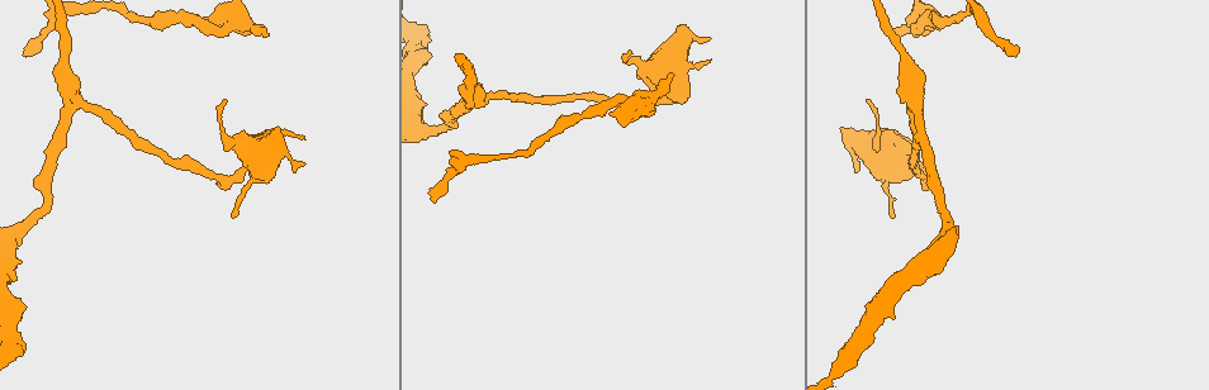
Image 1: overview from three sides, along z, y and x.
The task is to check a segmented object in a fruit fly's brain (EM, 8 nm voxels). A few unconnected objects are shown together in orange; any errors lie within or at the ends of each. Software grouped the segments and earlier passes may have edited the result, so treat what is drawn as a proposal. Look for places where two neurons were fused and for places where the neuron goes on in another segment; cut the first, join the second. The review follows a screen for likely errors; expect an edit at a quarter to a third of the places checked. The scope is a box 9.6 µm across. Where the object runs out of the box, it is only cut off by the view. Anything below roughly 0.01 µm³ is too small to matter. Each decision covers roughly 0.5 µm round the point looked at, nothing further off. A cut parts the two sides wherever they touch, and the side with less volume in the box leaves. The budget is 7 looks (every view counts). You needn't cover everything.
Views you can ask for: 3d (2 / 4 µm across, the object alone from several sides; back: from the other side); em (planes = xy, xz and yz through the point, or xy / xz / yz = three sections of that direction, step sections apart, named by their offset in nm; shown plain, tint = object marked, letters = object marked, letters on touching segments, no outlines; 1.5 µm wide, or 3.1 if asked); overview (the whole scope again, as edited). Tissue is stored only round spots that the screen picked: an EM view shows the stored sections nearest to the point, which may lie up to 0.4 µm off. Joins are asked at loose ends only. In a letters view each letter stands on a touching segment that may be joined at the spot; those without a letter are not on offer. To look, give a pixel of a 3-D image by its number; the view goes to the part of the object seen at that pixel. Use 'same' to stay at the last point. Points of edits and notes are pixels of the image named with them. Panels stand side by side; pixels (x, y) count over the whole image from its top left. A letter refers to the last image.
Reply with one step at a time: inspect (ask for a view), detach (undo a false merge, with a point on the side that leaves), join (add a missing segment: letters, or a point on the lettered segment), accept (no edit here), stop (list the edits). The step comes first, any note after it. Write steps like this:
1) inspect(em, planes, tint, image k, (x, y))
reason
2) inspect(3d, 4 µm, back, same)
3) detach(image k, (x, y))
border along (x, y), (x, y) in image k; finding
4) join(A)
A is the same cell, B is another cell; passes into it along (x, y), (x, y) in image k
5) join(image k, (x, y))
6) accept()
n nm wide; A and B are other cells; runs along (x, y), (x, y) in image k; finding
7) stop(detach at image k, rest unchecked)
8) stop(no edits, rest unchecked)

inspect(3d, 2 µm, image 1, (1016, 56))
an open end

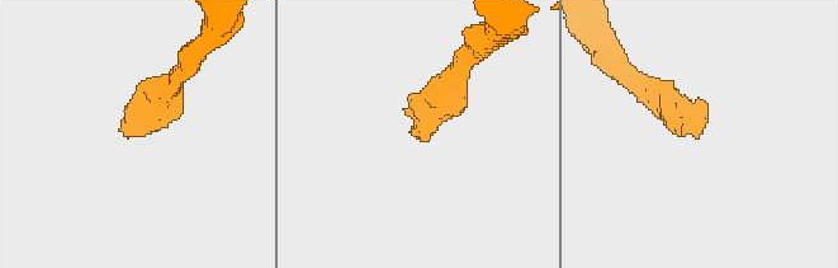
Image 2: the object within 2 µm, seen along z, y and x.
inspect(em, planes, tint, image 2, (417, 137))
need the tissue

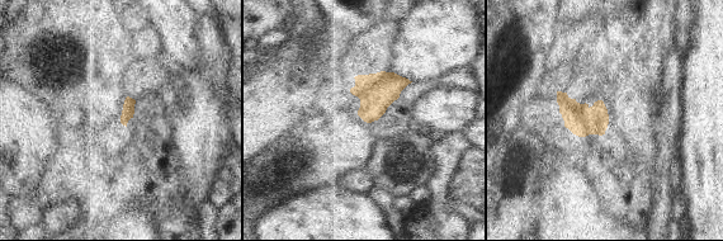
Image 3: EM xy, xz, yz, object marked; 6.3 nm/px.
inspect(em, planes, letters, same)

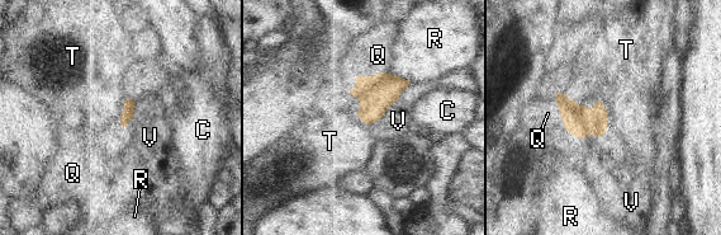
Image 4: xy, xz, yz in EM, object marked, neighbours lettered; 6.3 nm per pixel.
accept()
V touches over 260 nm; C, Q, R, T and V are other cells; border along (597, 100), (607, 116), (603, 136) in image 4; none of them fits

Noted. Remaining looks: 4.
inspect(em, yz, step 8, letters, image 1, (231, 217))
thin end

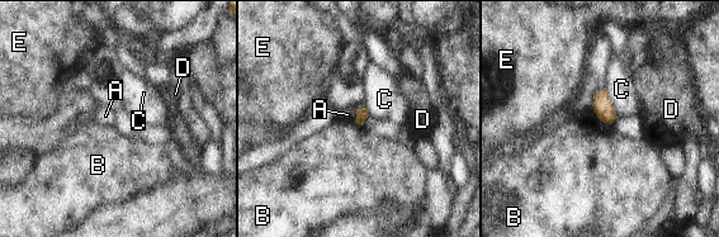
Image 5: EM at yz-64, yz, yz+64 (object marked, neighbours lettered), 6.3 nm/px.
inspect(em, xz, step 8, letters, same)

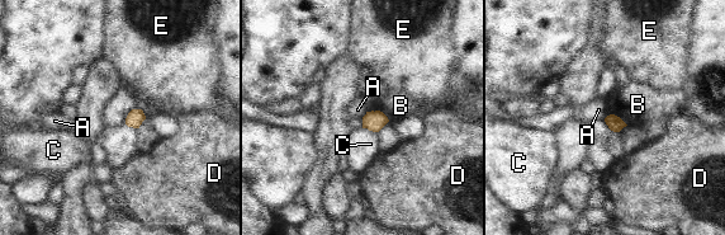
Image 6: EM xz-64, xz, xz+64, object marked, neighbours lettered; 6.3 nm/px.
accept()
80 nm wide; B touches over 140 nm; A, B, C, D and E are other cells; none of them fits

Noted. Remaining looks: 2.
inspect(em, 3.1 µm, planes, tint, image 1, (263, 36))
branch stops here

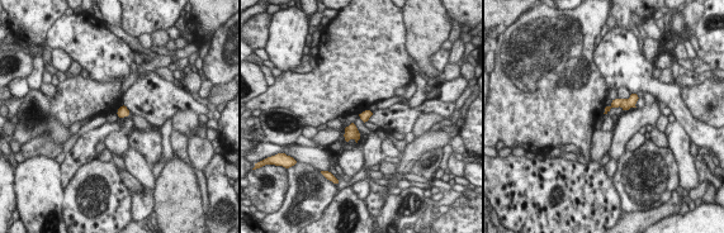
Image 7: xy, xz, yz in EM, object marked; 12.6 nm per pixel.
inspect(em, 3.1 µm, planes, letters, same)
see the neighbours

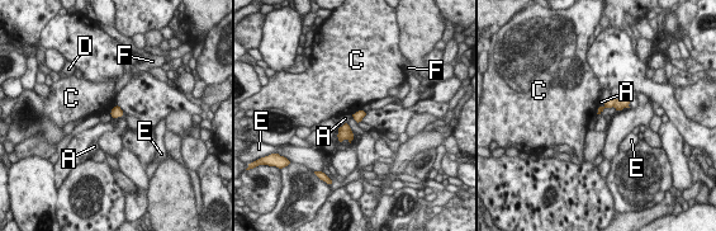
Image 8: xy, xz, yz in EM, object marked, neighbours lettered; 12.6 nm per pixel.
accept()
A, C, D, E and F are other cells; border along (363, 109), (352, 114) in image 8; none of them fits

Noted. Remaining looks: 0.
stop(no edits, rest unchecked)

